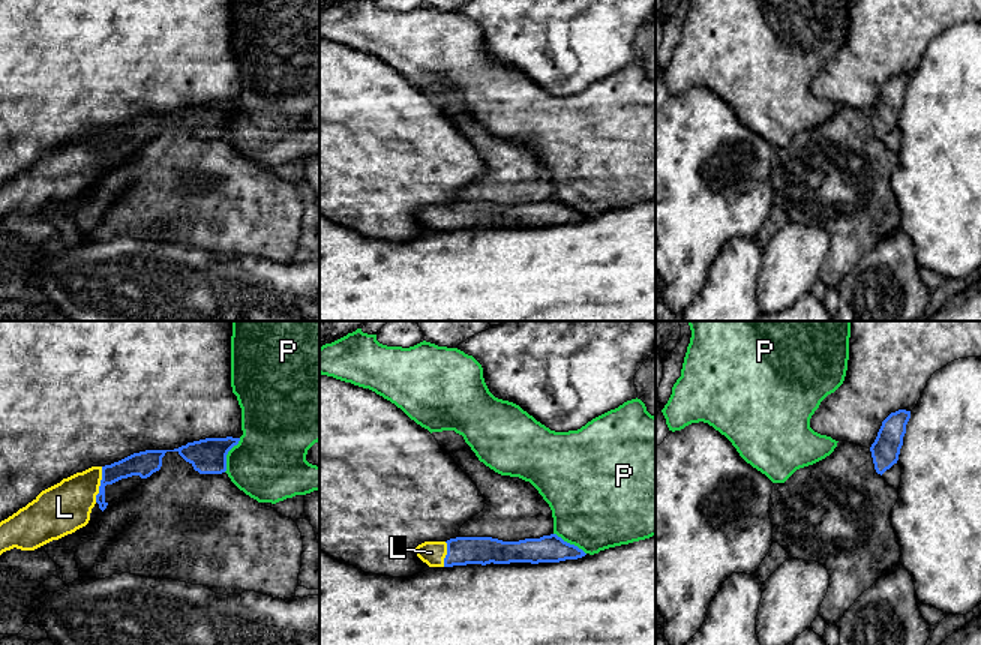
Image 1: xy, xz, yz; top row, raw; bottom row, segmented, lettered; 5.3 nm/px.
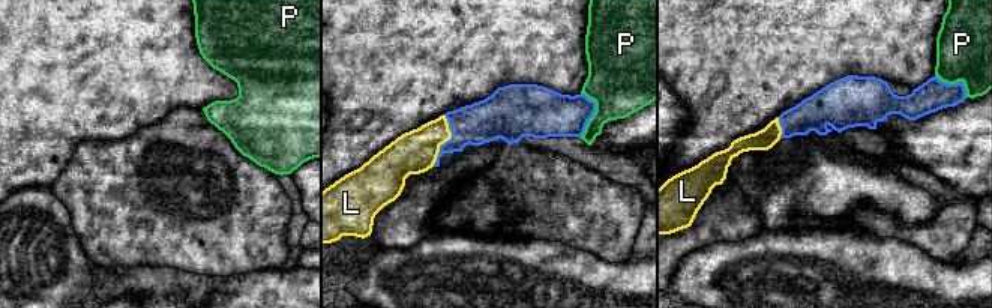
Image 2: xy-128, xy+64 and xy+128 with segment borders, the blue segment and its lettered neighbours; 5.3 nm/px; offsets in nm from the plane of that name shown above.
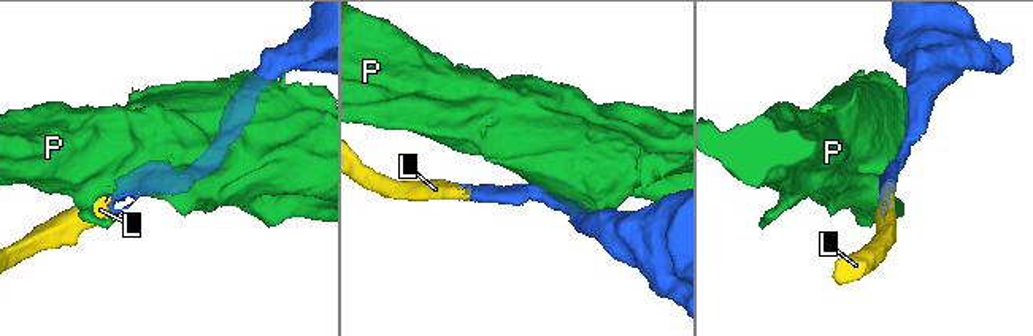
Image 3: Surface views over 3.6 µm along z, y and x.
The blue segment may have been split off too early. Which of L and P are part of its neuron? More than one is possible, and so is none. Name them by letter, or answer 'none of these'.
L

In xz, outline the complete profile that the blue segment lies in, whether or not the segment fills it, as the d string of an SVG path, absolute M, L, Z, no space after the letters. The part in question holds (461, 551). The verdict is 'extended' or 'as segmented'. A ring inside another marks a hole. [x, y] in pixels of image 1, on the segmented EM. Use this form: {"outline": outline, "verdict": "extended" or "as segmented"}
{"outline": "M556 534L519 542L502 542L492 537L456 537L447 542L424 542L416 548L416 554L429 567L560 562L586 555Z", "verdict": "extended"}

